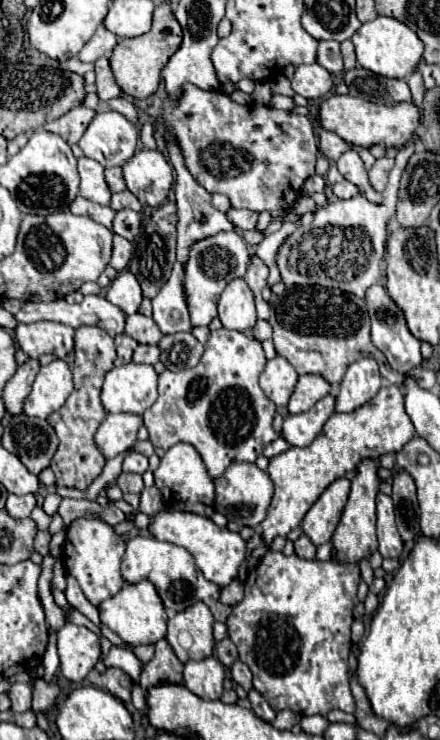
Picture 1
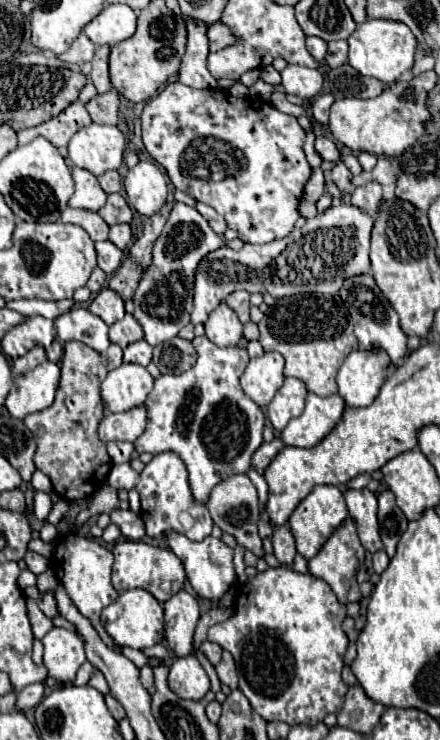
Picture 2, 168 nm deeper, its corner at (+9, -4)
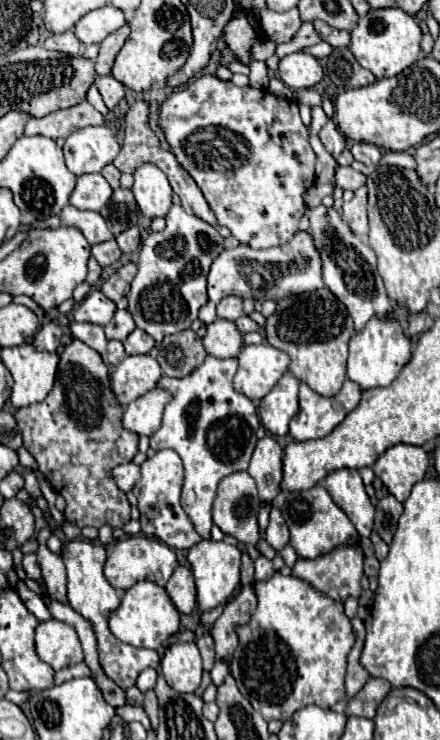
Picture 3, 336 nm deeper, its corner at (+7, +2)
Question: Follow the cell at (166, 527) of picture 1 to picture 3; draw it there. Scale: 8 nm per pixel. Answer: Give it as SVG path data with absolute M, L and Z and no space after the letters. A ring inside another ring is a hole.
M202 540L196 546L188 550L186 556L194 578L196 578L196 604L202 612L212 610L220 604L230 602L234 596L236 586L240 584L240 550L236 546L230 546L226 542L214 542L214 540Z

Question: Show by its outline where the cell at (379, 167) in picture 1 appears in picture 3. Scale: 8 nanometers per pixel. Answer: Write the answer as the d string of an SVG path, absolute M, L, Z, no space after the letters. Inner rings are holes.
M366 186L358 188L354 192L354 198L350 202L344 202L344 220L348 222L350 230L360 236L366 238L368 234L368 216L366 216L366 202L368 202L368 192Z

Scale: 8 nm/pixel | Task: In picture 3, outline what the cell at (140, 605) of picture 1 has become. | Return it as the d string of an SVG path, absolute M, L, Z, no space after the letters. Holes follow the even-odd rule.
M142 580L124 592L120 608L110 618L110 630L116 638L128 642L130 646L156 650L162 648L180 630L180 612L162 586Z

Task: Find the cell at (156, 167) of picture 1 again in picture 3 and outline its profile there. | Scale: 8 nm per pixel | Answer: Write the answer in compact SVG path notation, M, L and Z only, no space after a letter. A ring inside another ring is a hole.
M142 164L134 172L132 194L146 218L166 218L172 206L172 188L166 174L154 164Z

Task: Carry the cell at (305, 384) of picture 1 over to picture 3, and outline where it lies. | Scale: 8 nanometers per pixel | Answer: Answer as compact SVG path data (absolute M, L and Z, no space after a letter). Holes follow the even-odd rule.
M290 372L284 374L276 386L260 400L258 418L260 424L274 436L288 434L288 422L298 410L298 378Z

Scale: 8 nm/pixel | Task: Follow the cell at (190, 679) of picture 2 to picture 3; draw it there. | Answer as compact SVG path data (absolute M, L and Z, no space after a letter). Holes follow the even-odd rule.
M194 642L170 644L162 658L162 674L176 692L194 692L202 678L202 658Z

